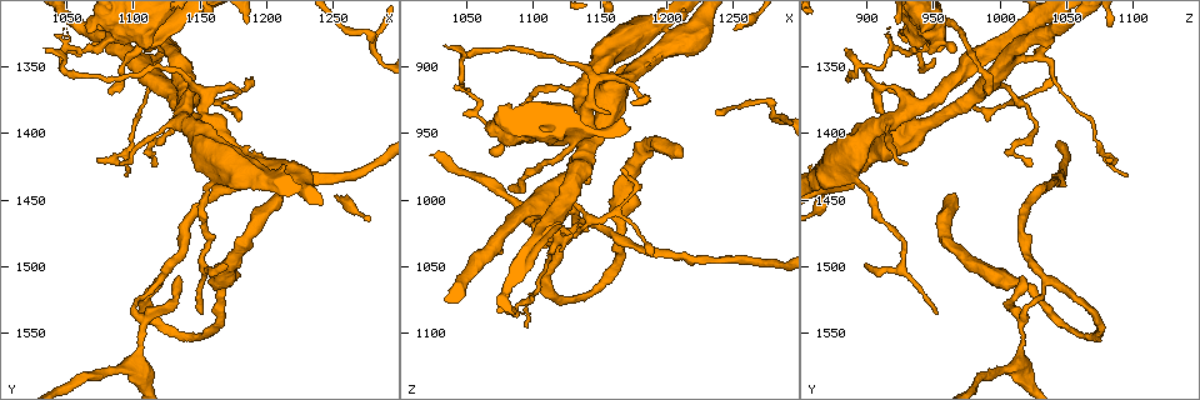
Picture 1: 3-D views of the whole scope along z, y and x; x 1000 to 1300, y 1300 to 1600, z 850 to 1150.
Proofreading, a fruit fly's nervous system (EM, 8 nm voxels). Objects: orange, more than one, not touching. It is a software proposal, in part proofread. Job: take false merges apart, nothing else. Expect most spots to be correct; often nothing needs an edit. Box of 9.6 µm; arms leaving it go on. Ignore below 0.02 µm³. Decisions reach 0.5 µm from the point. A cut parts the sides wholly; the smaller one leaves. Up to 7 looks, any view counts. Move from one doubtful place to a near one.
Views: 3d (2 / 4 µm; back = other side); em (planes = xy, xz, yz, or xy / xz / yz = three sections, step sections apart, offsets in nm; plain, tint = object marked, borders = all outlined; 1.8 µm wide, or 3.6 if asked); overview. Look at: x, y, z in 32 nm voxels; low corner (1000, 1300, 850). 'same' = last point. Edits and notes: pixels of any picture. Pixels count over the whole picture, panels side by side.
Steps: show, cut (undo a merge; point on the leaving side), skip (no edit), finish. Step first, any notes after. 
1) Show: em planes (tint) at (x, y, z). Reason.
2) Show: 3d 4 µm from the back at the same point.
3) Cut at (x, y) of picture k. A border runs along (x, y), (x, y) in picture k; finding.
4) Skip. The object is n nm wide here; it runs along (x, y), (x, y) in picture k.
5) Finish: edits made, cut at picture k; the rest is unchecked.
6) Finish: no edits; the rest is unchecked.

Show: 3d 4 µm from the back at (1108, 1540, 1018). Abrupt turn.

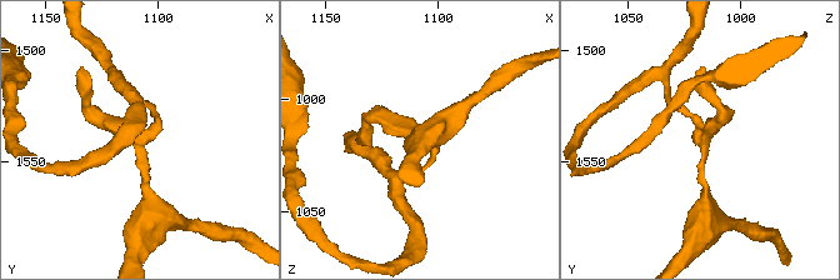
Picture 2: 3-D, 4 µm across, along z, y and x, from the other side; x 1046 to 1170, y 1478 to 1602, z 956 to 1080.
Show: em xy step 8 (tint) at (1107, 1541, 1017).

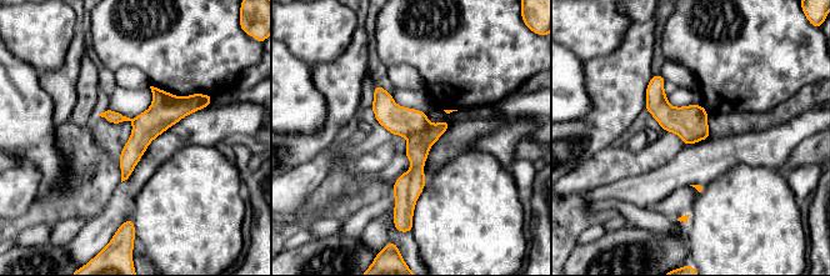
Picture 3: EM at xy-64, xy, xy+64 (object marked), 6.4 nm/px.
Cut at (418, 146) of picture 3. The object is 190 nm wide here; two neurons meet here.

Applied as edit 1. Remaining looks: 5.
Show: em 3.6 µm xz step 8 (tint) at (1142, 1378, 1014). Three-way junction.

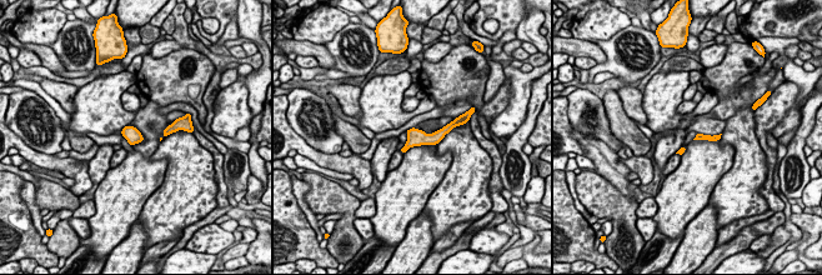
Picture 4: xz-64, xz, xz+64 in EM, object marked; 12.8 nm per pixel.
Show: em 3.6 µm planes (borders) at the same point. Cut it another way.

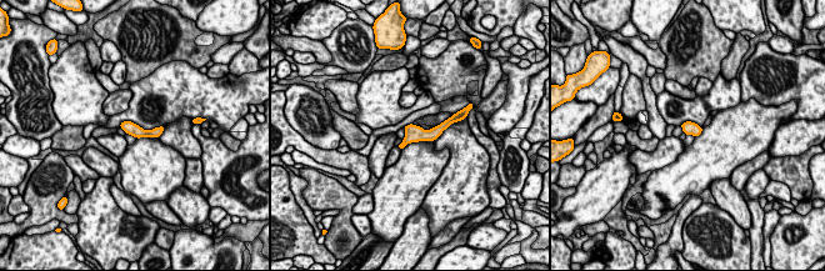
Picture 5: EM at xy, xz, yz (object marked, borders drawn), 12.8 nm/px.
Skip. It runs along (124, 125), (138, 133), (159, 130) in picture 5; all the same neuron.

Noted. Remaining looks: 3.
Show: 3d 2 µm at (1070, 1336, 948).

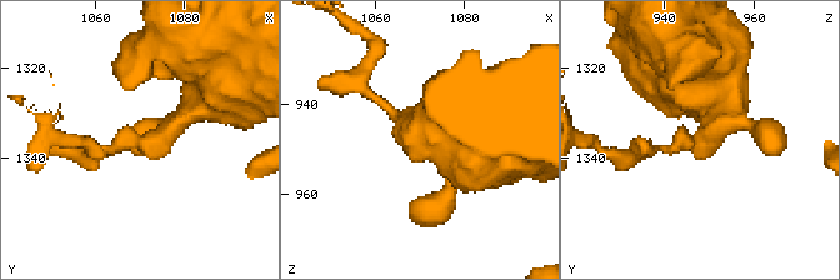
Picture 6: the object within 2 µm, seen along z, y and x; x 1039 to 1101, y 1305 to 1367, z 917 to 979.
Show: em planes (borders) at (1071, 1337, 948).

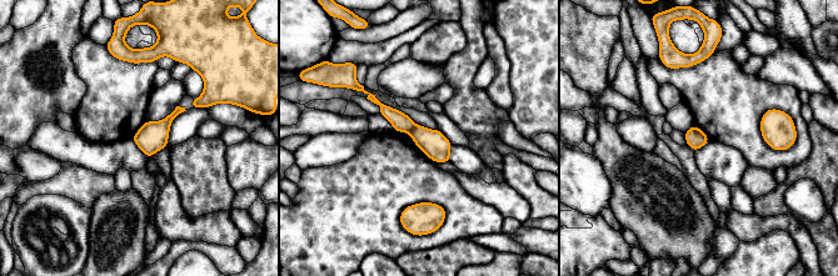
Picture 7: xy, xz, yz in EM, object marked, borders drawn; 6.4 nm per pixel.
Cut at (433, 142) of picture 7. The object is 130 nm wide here; a second neuron is stuck on.

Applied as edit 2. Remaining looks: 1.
Finish: edits made, cut at picture 3, cut at picture 7; the rest is unchecked.

